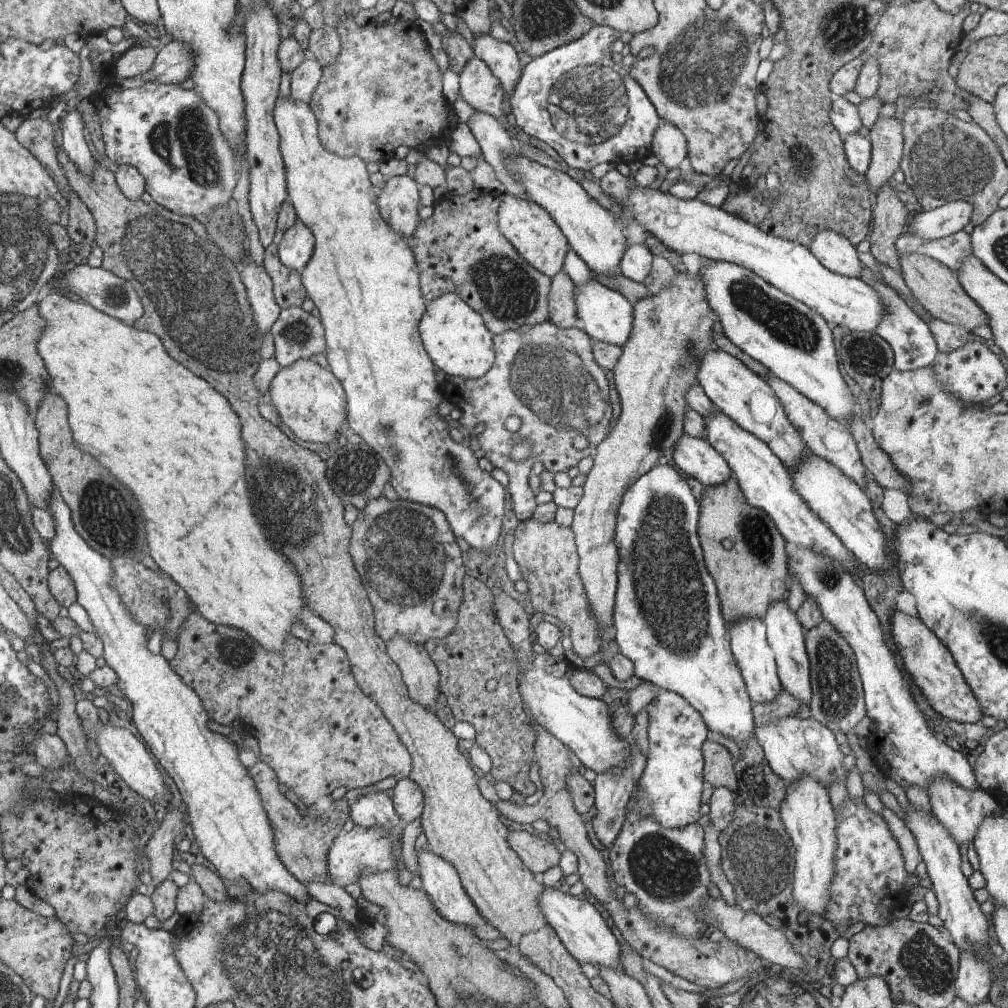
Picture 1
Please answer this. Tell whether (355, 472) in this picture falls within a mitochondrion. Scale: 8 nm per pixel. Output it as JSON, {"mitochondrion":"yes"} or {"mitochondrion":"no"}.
{"mitochondrion":"yes"}

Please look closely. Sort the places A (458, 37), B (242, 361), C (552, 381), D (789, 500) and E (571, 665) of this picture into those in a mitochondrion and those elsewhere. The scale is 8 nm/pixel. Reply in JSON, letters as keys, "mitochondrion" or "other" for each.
{"A":"other","B":"mitochondrion","C":"mitochondrion","D":"other","E":"other"}

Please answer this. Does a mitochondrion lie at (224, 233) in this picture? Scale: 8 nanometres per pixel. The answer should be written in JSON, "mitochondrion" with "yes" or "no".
{"mitochondrion":"yes"}

